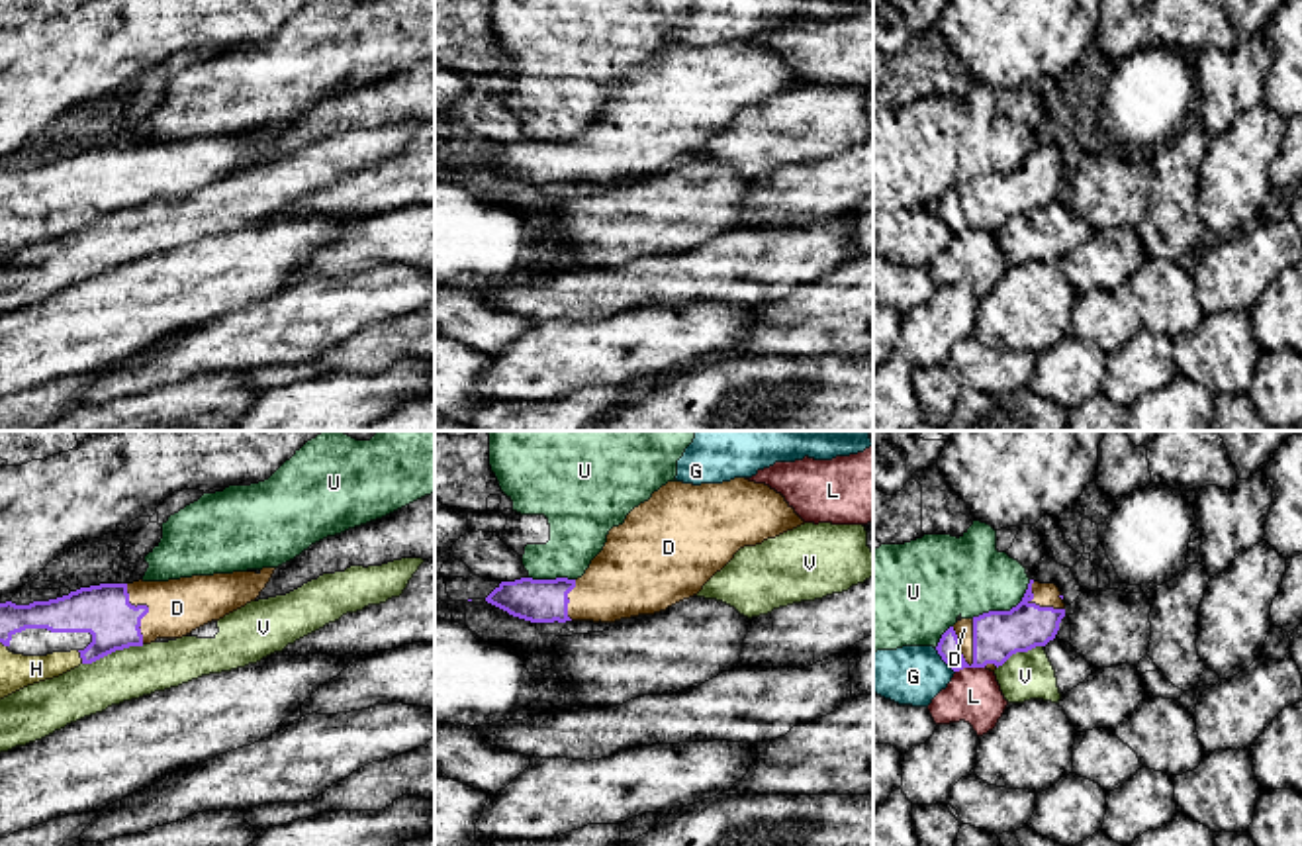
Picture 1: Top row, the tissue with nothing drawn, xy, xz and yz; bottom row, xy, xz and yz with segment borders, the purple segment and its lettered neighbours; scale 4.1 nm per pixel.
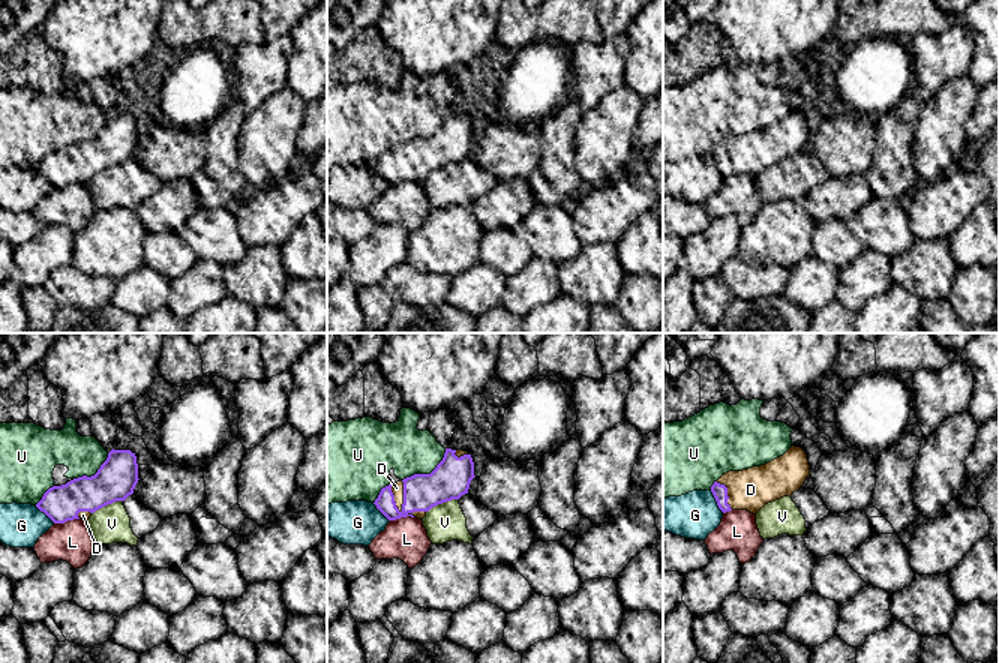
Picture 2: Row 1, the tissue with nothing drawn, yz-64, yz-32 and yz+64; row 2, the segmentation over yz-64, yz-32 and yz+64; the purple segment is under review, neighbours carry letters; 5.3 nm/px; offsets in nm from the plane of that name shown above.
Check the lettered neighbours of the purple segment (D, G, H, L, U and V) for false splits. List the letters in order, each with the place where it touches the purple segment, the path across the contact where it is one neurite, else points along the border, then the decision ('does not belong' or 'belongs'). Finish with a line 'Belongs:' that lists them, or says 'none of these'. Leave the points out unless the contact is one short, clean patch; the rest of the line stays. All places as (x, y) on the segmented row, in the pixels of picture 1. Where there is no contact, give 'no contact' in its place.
D: yz (974, 643) | belongs
G: yz (942, 658) | does not belong
H: xy (81, 657) | belongs
L: yz (970, 666) | does not belong
U: yz (1005, 611) | does not belong
V: xy (112, 651) | along xy (143, 645), (116, 649), (83, 664) | does not belong
Belongs: D, H

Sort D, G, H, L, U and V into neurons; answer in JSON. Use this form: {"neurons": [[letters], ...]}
{"neurons": [["D", "H"], ["G"], ["L"], ["U"], ["V"]]}

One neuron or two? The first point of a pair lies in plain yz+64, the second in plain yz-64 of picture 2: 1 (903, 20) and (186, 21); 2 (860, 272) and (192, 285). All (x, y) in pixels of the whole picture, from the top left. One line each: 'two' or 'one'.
1: one
2: one

